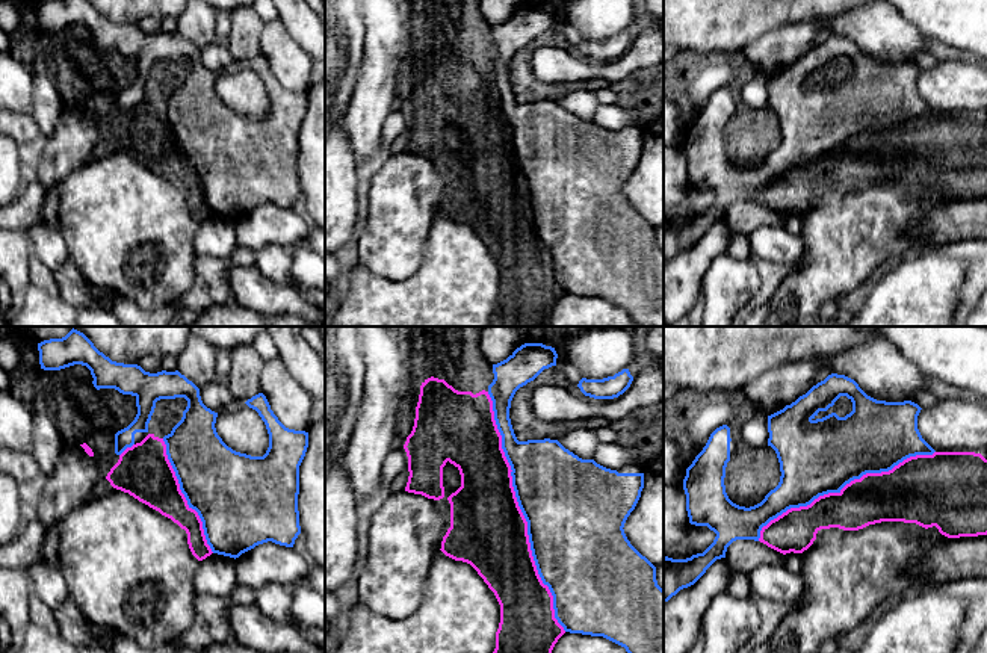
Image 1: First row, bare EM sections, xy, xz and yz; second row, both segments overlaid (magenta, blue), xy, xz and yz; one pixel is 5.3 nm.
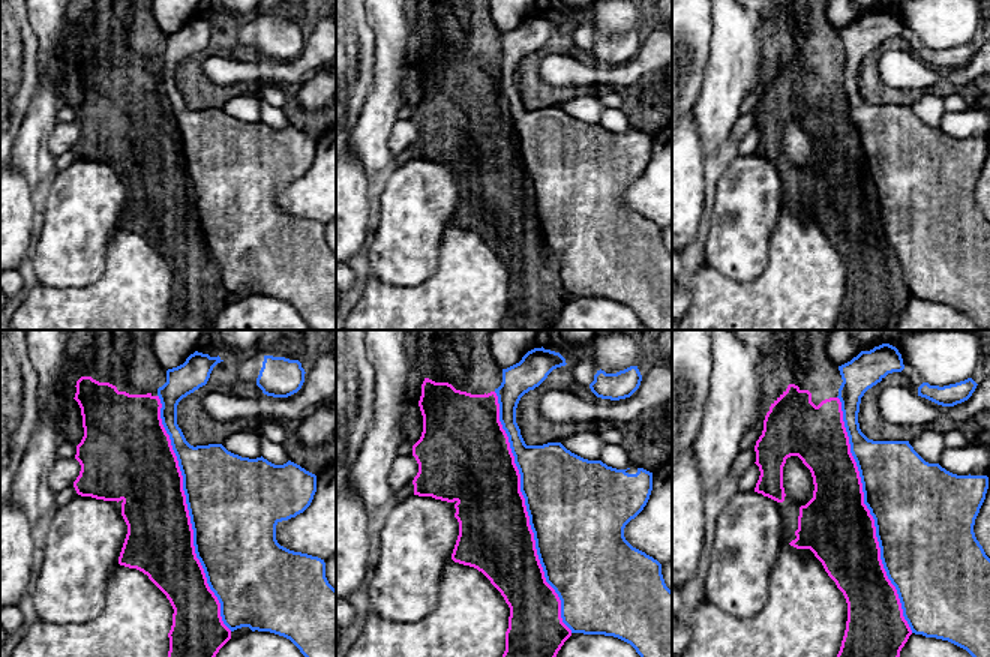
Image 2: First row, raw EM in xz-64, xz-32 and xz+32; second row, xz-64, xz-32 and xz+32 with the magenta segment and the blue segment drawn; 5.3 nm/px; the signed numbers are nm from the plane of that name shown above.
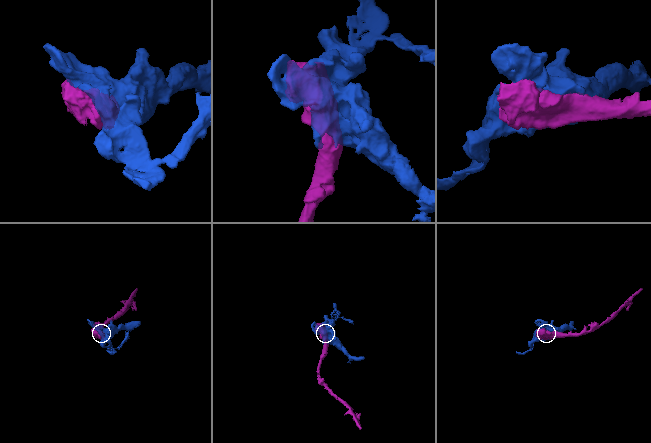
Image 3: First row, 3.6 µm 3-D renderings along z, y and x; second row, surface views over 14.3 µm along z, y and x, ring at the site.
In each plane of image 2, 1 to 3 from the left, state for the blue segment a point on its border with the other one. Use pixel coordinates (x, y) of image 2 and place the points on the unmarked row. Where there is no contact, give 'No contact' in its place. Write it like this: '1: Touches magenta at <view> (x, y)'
1: Touches magenta at xz-64 (188, 177)
2: Touches magenta at xz-32 (527, 176)
3: Touches magenta at xz+32 (870, 179)

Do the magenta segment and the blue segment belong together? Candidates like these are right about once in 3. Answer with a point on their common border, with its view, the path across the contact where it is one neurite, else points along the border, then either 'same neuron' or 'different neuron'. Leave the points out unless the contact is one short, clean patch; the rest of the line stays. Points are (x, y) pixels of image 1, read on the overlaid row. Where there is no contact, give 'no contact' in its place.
meets magenta in xz at (520, 511); different neuron

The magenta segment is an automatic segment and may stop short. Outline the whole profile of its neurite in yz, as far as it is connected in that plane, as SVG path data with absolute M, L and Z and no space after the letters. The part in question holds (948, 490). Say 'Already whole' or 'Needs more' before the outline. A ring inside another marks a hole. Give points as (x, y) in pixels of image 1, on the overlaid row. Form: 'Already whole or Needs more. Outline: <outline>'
Already whole. Outline: M934 452L904 460L889 472L866 473L839 493L791 508L760 531L759 541L786 555L803 553L821 529L859 531L881 521L936 526L948 538L987 535L987 460L975 452Z

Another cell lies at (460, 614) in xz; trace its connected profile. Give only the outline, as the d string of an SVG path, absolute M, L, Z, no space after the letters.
M438 550L425 583L422 606L405 620L391 620L358 603L351 611L351 627L333 653L493 653L500 623L500 605L478 571Z

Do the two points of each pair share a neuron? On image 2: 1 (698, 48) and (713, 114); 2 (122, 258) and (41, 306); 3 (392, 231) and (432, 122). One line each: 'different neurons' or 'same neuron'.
1: different neurons
2: same neuron
3: different neurons

